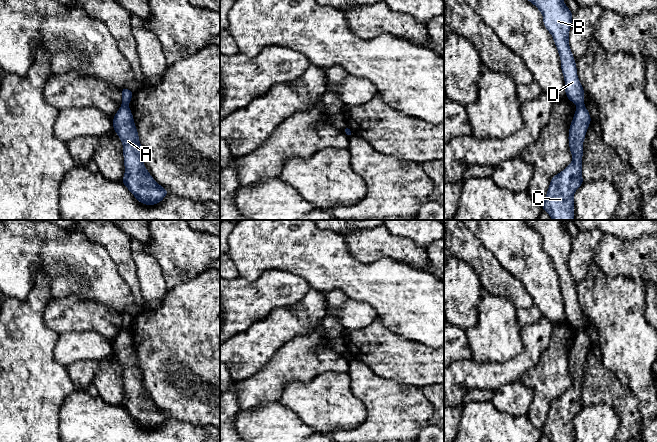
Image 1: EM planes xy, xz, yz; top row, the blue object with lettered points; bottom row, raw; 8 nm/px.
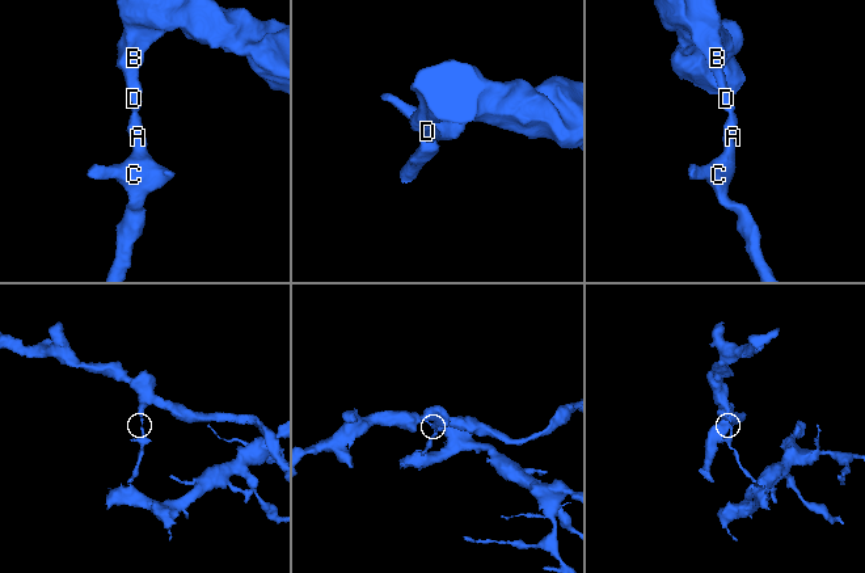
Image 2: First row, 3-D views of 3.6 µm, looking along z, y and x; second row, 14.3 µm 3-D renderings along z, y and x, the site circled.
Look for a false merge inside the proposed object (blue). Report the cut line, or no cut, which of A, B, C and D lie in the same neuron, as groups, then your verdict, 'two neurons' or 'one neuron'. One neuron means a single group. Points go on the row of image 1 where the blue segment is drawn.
cut in yz along (583, 103), (577, 106); A C / B D; two neurons

